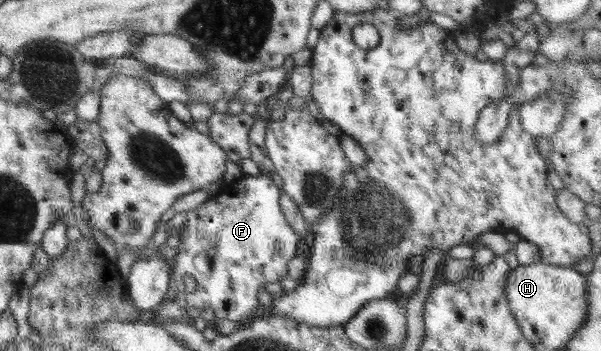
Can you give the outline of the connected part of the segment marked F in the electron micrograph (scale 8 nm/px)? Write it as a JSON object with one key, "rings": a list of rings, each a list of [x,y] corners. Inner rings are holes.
{"rings":[[[258,175],[258,176],[244,176],[239,182],[240,189],[239,192],[234,194],[224,194],[219,192],[215,196],[209,198],[208,201],[203,202],[200,206],[189,210],[186,213],[185,223],[181,226],[177,235],[180,238],[180,245],[178,246],[178,258],[173,261],[172,271],[171,271],[171,280],[172,286],[175,290],[184,296],[184,302],[186,302],[185,310],[190,317],[198,317],[201,315],[205,308],[212,308],[216,318],[224,318],[224,320],[233,320],[239,324],[244,324],[246,320],[252,321],[252,316],[256,310],[258,310],[258,293],[264,289],[266,282],[280,282],[284,277],[288,276],[287,266],[288,262],[292,260],[295,256],[300,253],[300,245],[302,243],[302,238],[296,234],[296,232],[290,227],[288,221],[282,213],[282,208],[278,204],[280,200],[280,186],[277,182],[277,179],[270,175]],[[184,276],[192,276],[196,281],[196,290],[194,292],[189,292],[184,286]]]}

